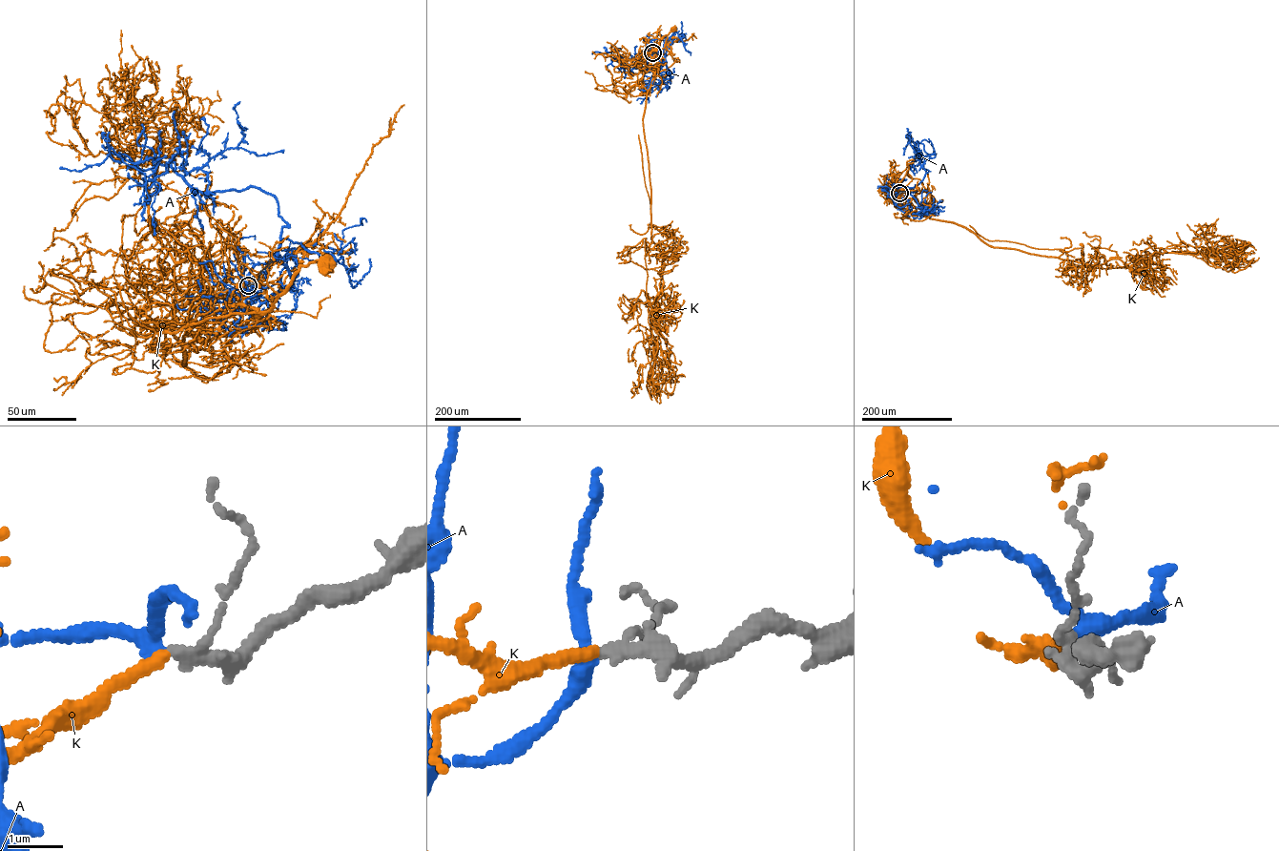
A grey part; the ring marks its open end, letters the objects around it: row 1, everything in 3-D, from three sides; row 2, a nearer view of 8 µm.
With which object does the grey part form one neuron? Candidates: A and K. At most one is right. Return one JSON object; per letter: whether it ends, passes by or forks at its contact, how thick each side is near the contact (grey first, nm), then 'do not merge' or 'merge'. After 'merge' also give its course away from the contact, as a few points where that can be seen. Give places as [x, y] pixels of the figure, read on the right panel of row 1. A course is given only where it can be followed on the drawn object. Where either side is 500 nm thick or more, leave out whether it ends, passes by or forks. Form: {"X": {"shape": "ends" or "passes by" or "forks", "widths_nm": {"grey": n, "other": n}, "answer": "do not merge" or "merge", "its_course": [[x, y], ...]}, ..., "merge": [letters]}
{"A": {"shape": "passes by", "widths_nm": {"grey": 200, "other": 240}, "answer": "do not merge"}, "K": {"shape": "ends", "widths_nm": {"grey": 200, "other": 240}, "answer": "merge", "its_course": [[898, 193], [891, 200], [885, 194], [886, 189], [881, 189]]}, "merge": ["K"]}

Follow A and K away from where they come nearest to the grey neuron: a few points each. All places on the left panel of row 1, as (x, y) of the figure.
A: (247, 285), (243, 280), (256, 264), (271, 262), (284, 238), (300, 243), (326, 260), (331, 259)
K: (247, 285), (241, 290), (242, 304), (264, 311), (270, 309), (301, 266), (319, 260), (326, 264)

